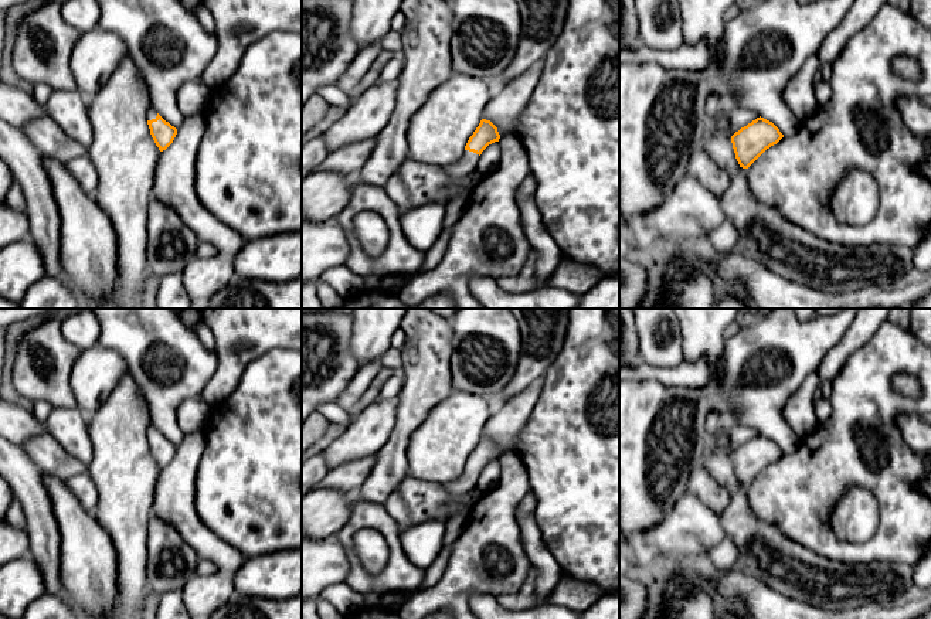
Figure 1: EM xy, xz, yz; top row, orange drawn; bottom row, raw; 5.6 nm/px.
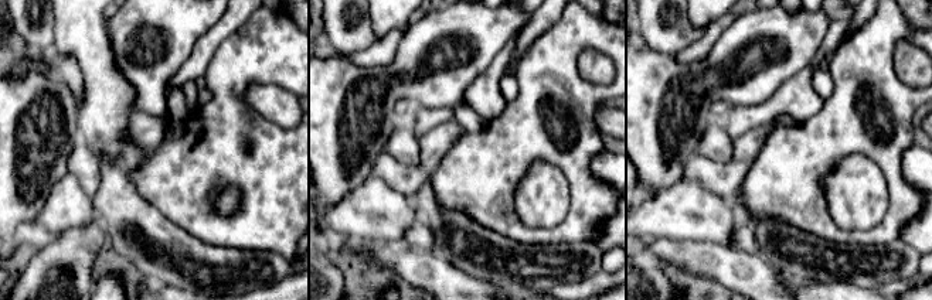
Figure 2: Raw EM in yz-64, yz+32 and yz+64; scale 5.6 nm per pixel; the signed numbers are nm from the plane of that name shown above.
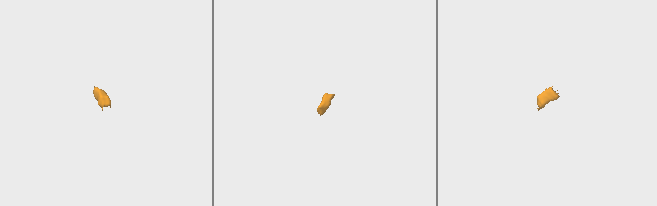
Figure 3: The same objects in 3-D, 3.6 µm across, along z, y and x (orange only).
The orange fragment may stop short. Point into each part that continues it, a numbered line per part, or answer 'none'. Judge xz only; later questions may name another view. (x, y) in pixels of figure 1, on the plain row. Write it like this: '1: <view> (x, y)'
1: xz (466, 482)

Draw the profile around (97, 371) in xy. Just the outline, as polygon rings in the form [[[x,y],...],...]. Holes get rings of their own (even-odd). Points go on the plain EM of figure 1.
[[[98,344],[81,350],[72,367],[69,384],[77,408],[86,422],[92,419],[126,373],[128,364],[119,353]]]

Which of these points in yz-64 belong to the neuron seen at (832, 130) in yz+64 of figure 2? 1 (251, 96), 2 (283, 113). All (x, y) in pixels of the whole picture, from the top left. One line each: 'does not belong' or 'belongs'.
1: does not belong
2: does not belong

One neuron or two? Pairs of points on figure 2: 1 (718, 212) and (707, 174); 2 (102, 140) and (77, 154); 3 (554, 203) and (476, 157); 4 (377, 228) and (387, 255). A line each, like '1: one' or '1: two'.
1: two
2: two
3: two
4: two

